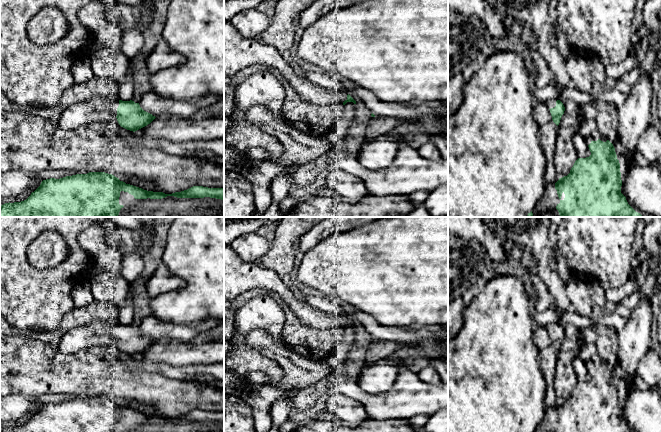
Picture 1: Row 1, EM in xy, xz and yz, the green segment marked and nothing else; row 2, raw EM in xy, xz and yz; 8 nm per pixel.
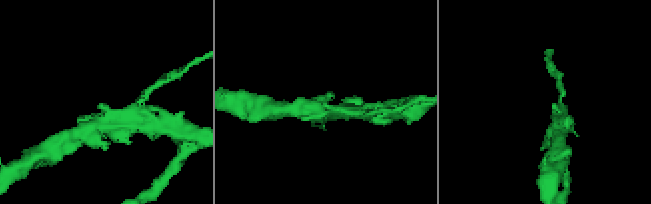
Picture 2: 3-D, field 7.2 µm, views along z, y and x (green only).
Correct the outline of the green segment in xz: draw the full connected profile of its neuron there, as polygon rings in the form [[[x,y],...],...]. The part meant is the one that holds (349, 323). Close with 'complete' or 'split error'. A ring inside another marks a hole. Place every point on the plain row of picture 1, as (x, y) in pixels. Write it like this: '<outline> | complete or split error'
[[[224,245],[224,298],[234,300],[244,292],[257,289],[278,294],[299,322],[307,327],[319,330],[345,329],[347,326],[356,328],[349,318],[325,313],[298,299],[276,272],[257,263],[242,261],[229,245]]] | split error

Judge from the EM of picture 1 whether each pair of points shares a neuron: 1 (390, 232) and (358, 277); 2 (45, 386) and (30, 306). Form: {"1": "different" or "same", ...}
{"1": "same", "2": "different"}

